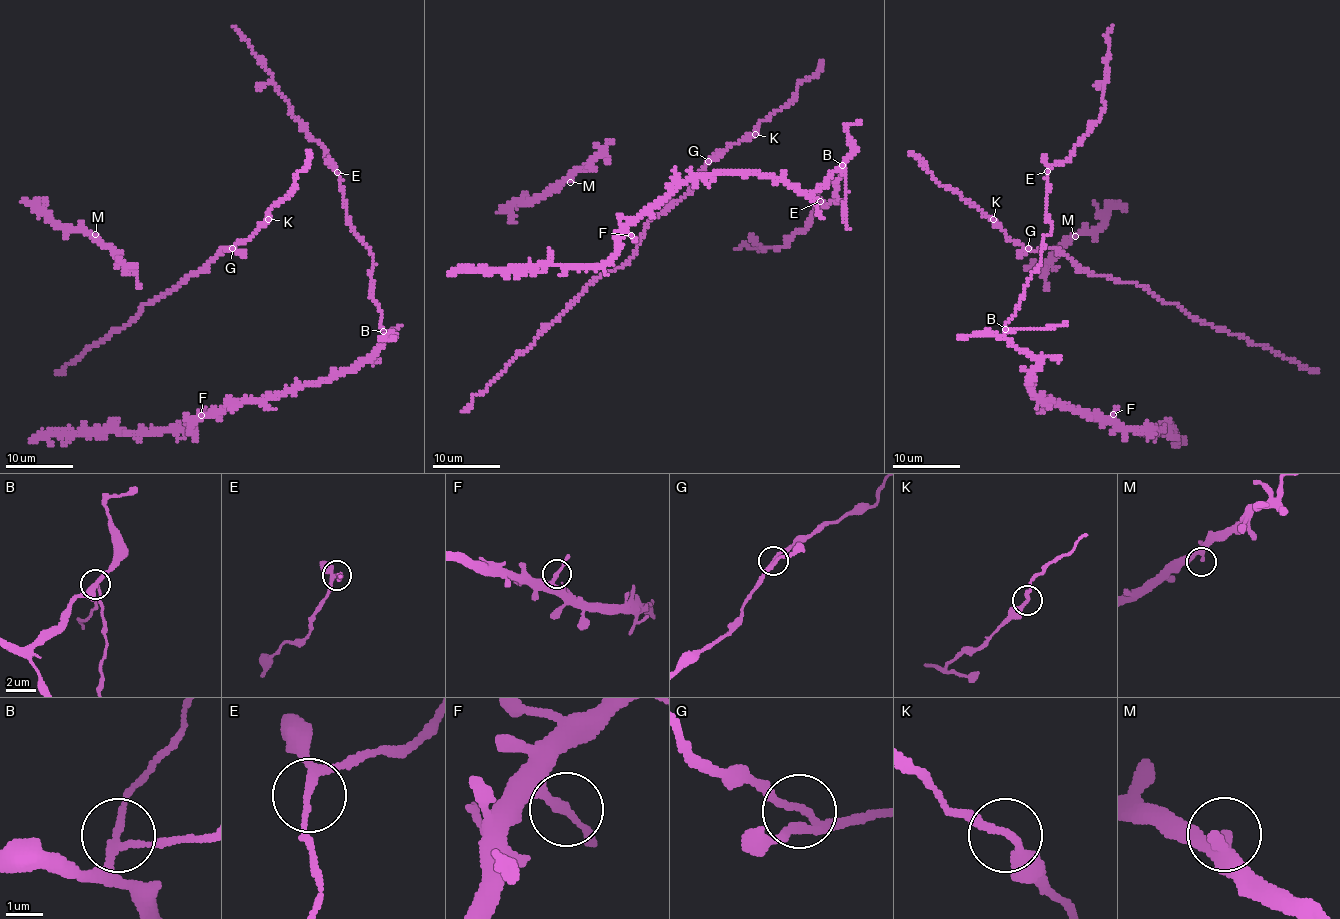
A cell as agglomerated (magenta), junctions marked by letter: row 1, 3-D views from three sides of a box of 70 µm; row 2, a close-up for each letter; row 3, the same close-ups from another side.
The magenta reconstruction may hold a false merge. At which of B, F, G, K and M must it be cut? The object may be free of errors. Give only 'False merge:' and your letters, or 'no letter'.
False merge: B

